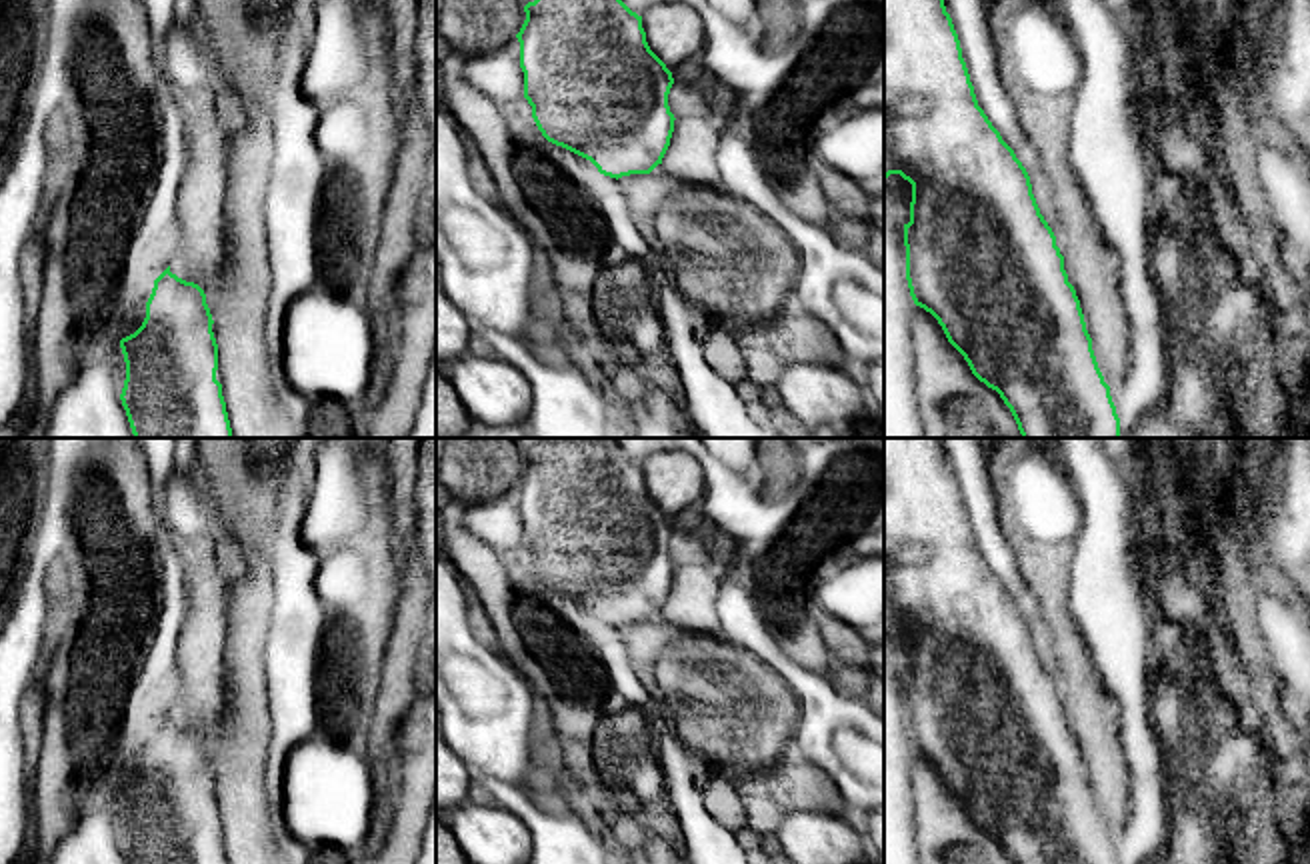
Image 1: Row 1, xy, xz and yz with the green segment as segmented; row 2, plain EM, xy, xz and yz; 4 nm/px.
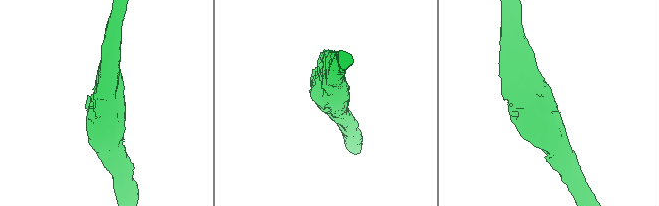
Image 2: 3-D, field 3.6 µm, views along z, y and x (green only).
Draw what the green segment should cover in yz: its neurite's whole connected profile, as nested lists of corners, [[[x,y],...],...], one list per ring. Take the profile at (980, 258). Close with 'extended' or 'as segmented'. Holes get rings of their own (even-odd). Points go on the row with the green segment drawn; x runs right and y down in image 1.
[[[884,0],[884,176],[888,178],[890,174],[900,174],[912,184],[910,222],[904,224],[910,296],[916,306],[938,320],[948,342],[964,356],[972,374],[1000,394],[1022,438],[1120,438],[1120,418],[1110,396],[1110,386],[1098,368],[1080,300],[1068,282],[1056,236],[1040,214],[1026,168],[978,106],[960,40],[944,0]]]; as segmented

